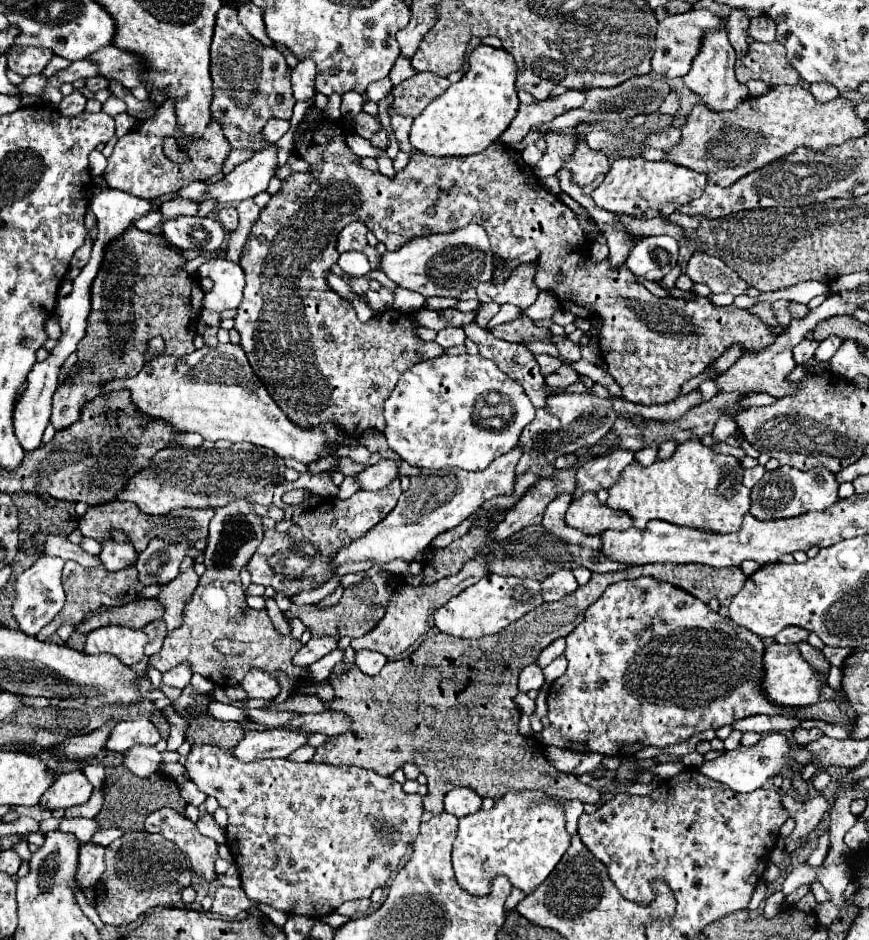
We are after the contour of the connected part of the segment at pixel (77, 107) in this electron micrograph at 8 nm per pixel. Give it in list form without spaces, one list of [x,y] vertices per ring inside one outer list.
[[[73,90],[69,96],[65,96],[61,100],[61,104],[57,106],[61,114],[67,114],[67,116],[75,116],[75,114],[81,114],[85,110],[85,94],[81,90]]]

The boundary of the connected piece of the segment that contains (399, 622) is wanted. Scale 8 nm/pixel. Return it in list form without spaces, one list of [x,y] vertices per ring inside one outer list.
[[[479,556],[479,558],[473,558],[471,562],[467,562],[459,574],[443,578],[437,584],[431,584],[431,586],[409,586],[409,584],[403,584],[403,586],[399,586],[395,590],[395,594],[391,596],[389,606],[385,608],[385,616],[379,620],[379,624],[371,632],[363,634],[361,638],[353,638],[351,640],[351,648],[353,650],[361,650],[361,648],[377,650],[381,654],[389,654],[389,658],[395,658],[395,656],[403,654],[417,638],[425,636],[435,626],[433,612],[437,608],[447,604],[453,596],[463,592],[467,586],[479,582],[485,574],[487,574],[485,558]]]

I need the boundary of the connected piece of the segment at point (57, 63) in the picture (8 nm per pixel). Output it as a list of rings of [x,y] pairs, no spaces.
[[[55,55],[46,66],[43,74],[47,77],[51,77],[59,72],[59,70],[67,68],[70,64],[71,61]]]

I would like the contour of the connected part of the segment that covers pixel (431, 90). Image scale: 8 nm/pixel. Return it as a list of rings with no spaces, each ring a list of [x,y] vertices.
[[[431,72],[415,74],[403,80],[399,86],[393,86],[393,110],[401,116],[419,116],[435,98],[439,98],[447,88],[449,80]]]

